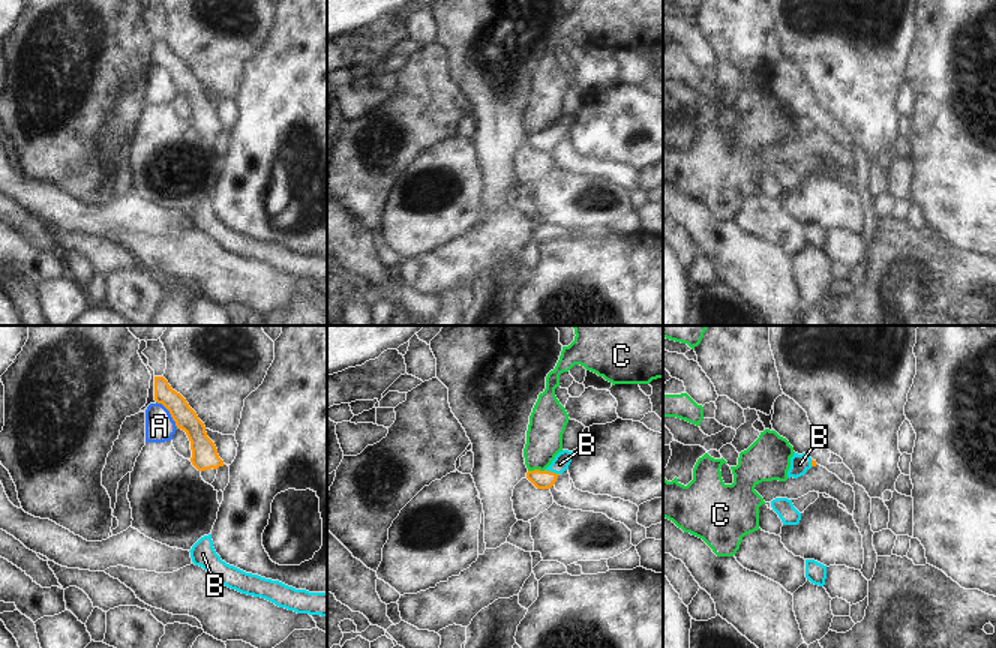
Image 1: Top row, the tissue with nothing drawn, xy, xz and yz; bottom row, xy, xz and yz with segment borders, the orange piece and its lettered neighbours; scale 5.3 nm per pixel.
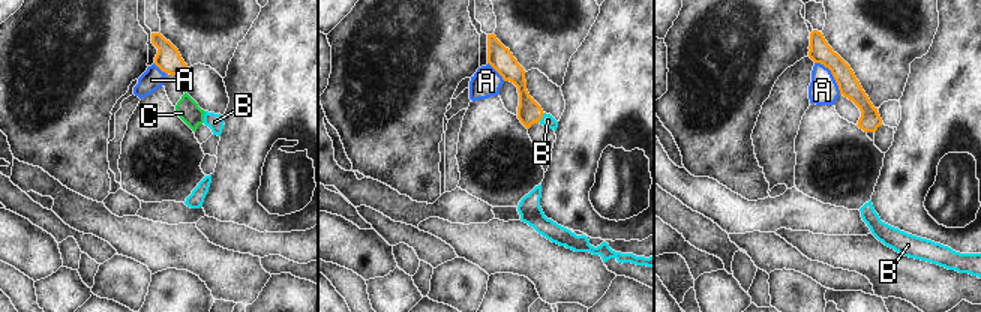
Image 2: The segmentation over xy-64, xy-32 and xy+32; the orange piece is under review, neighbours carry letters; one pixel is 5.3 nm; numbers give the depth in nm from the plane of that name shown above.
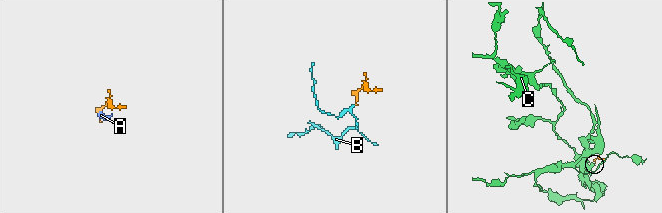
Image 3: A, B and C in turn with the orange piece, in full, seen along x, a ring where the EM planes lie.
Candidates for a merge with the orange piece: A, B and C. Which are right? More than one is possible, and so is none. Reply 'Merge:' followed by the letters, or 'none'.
Merge: B

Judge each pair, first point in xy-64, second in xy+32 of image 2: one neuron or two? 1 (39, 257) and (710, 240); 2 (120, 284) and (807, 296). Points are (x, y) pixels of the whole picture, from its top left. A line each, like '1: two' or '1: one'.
1: two
2: one

